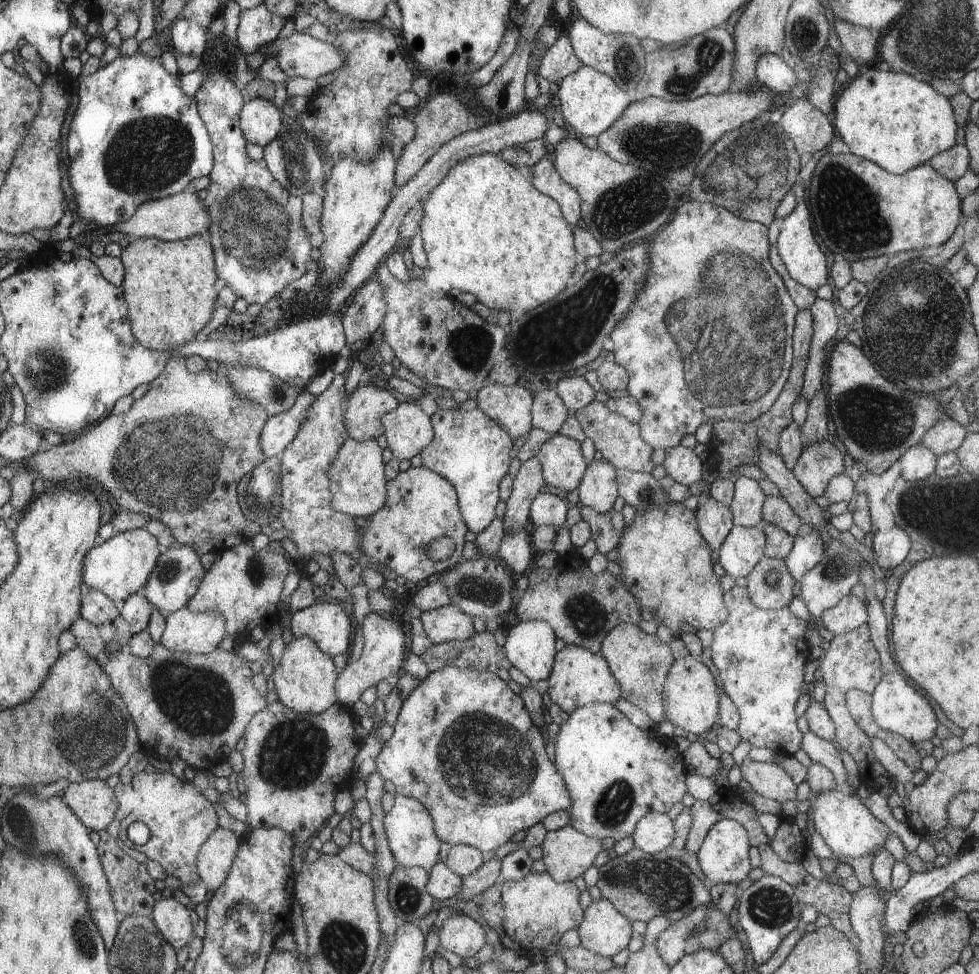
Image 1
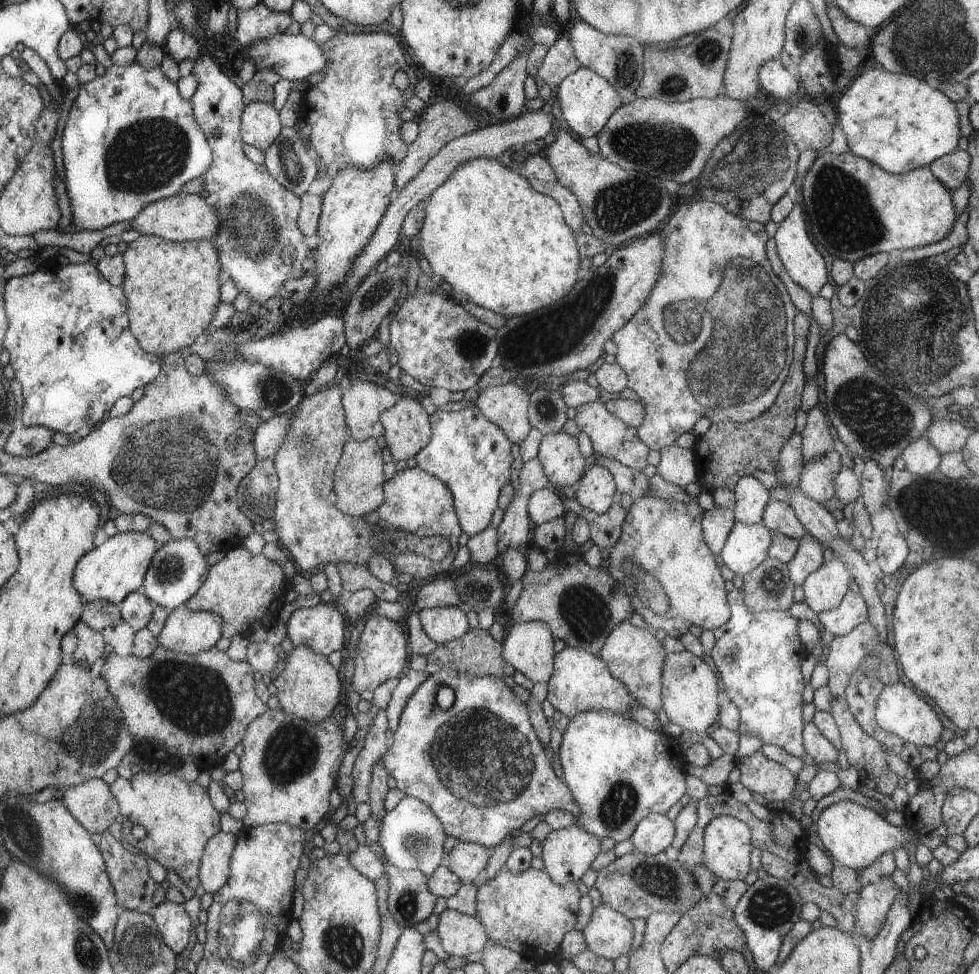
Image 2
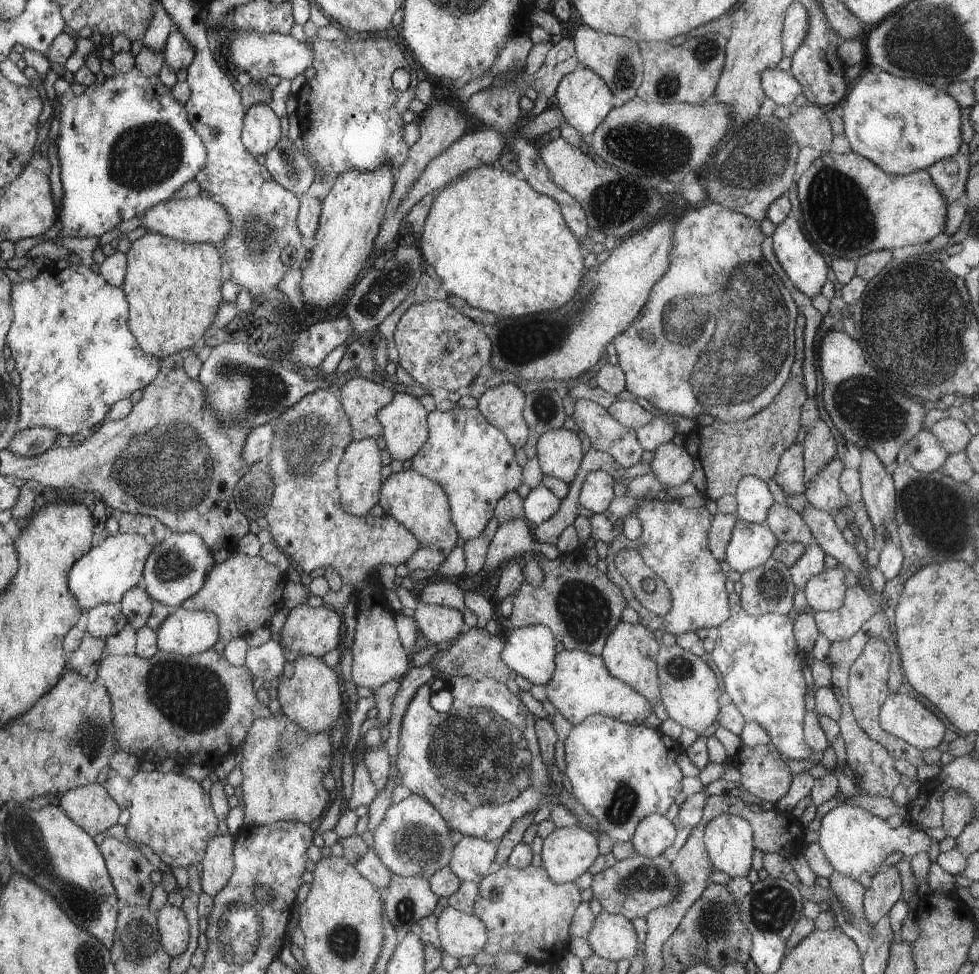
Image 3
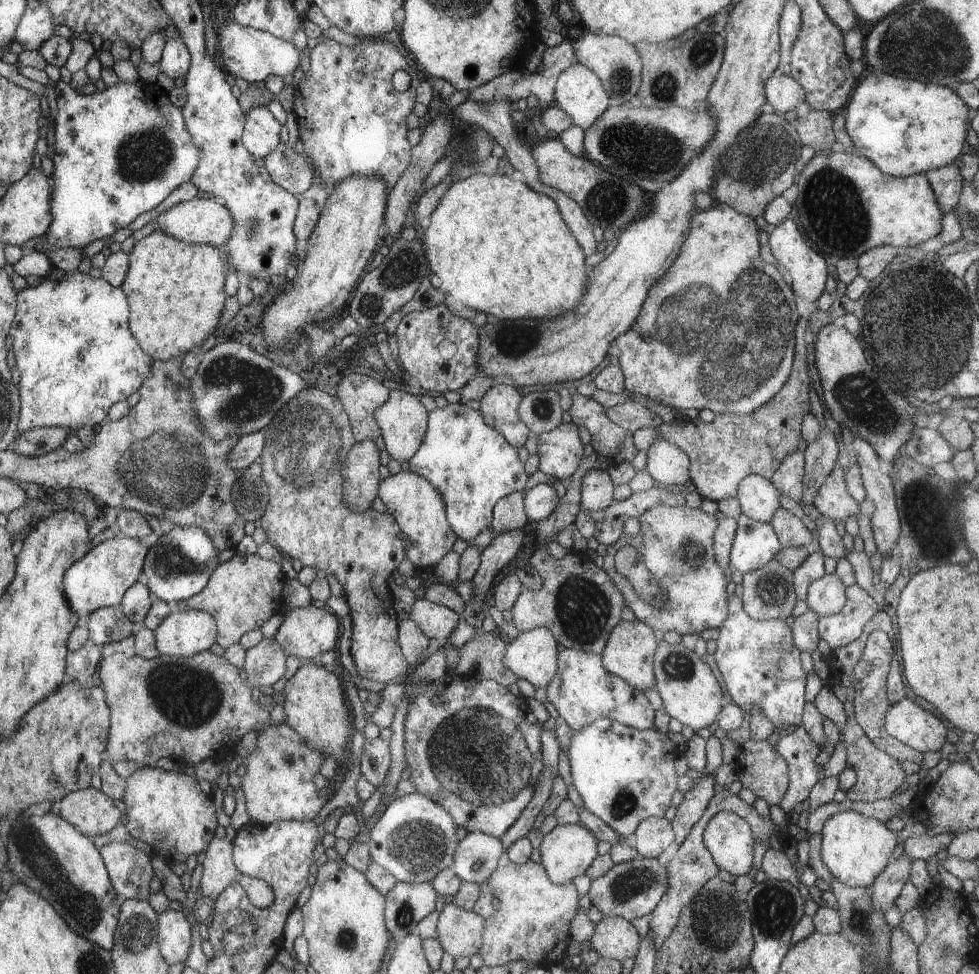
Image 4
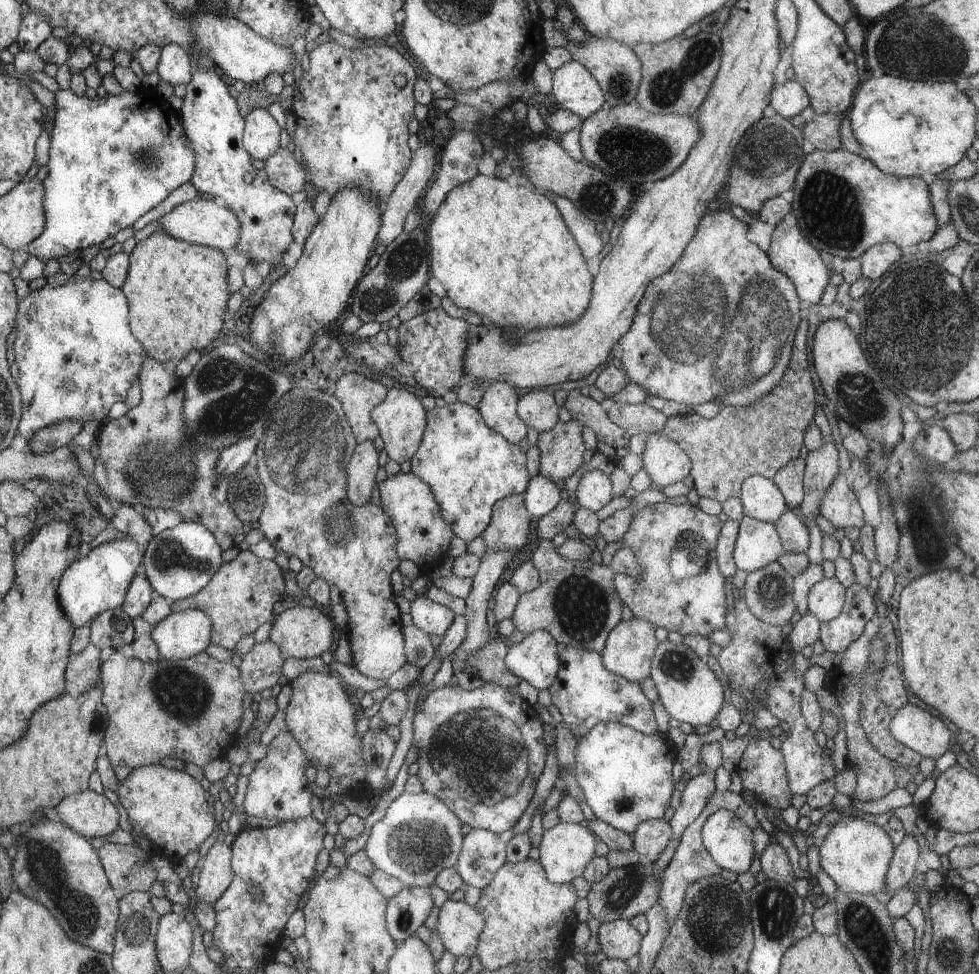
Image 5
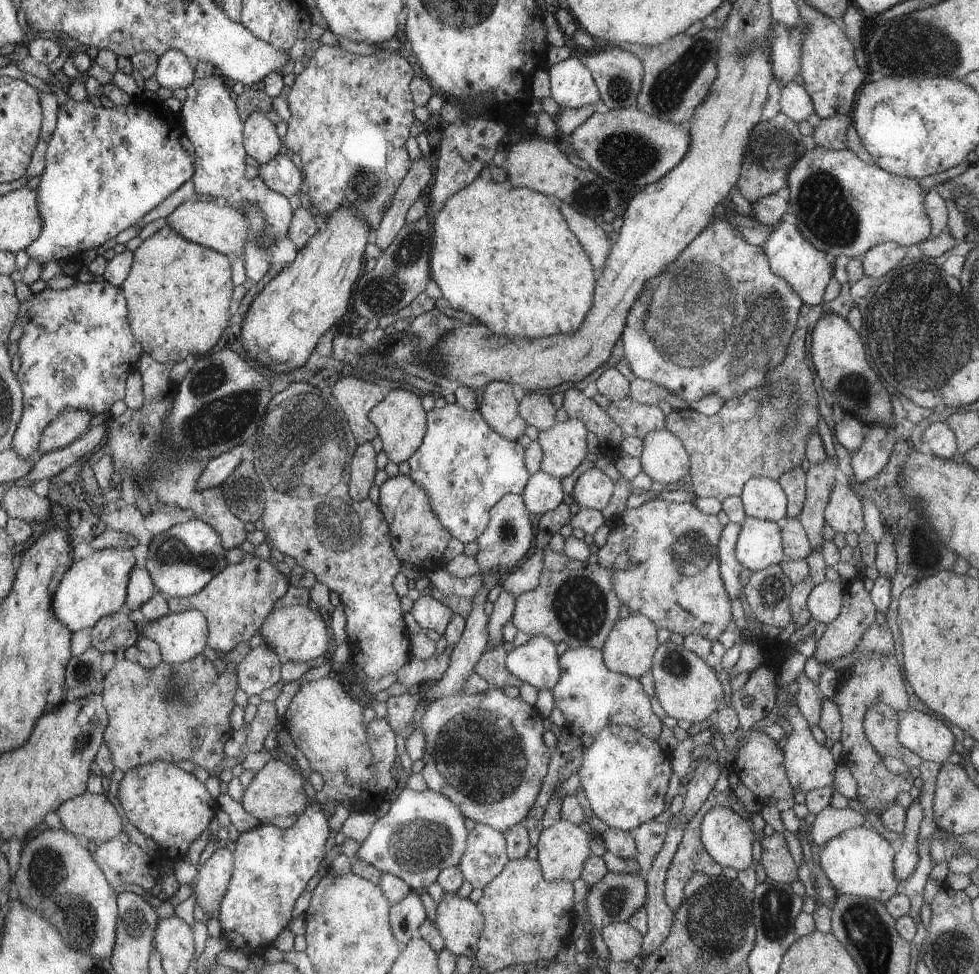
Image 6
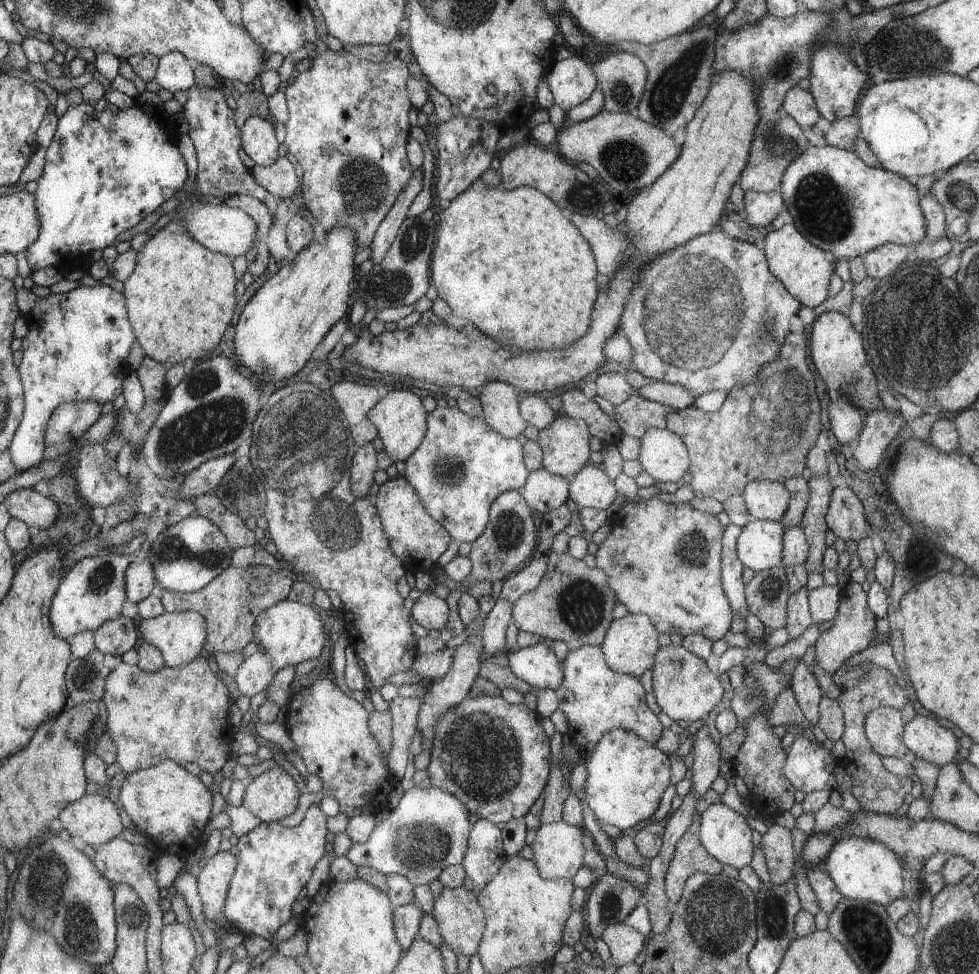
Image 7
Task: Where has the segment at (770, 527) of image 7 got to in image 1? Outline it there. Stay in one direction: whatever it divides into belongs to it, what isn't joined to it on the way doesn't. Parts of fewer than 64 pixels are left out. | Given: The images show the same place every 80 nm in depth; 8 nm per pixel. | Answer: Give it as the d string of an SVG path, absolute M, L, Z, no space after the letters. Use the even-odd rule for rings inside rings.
M733 526L719 549L719 562L734 580L753 572L768 547L766 530L762 527Z

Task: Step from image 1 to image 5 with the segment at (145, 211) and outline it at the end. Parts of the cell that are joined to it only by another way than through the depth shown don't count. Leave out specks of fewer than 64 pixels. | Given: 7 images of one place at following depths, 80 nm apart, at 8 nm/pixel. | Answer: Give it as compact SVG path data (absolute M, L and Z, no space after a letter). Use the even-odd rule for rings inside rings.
M197 197L194 200L182 203L164 216L157 220L162 224L162 230L173 235L174 238L185 240L195 245L212 247L222 252L235 248L239 244L241 234L241 222L238 214L224 205L218 206L214 201L202 200Z

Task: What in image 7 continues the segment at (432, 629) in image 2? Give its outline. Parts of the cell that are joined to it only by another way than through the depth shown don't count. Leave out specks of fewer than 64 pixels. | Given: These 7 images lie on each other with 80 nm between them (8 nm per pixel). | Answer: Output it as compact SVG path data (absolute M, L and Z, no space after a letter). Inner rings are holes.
M431 589L428 592L423 592L414 601L411 614L420 626L424 626L428 630L438 628L441 631L448 622L448 605L442 598L434 596Z

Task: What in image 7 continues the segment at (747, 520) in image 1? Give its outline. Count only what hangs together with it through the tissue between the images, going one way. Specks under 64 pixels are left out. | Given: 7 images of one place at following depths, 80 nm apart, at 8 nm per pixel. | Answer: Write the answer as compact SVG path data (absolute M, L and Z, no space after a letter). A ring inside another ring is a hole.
M778 481L749 482L741 496L745 500L748 512L756 520L761 521L779 521L788 512L792 502L785 483Z

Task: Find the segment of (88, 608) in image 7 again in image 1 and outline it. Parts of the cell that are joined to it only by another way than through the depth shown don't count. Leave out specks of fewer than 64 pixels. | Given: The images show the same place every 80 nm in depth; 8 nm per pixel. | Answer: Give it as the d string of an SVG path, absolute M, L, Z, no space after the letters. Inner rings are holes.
M132 529L114 536L86 553L83 585L102 591L108 598L125 600L131 594L141 592L160 558L158 540L144 529Z

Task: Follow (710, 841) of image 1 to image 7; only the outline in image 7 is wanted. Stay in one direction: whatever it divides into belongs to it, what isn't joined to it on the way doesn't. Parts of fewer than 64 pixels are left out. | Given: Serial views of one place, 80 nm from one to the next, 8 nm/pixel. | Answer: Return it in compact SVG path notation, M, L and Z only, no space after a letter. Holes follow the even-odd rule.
M726 804L710 805L701 814L700 841L715 859L741 869L750 864L754 844L752 828L744 816Z

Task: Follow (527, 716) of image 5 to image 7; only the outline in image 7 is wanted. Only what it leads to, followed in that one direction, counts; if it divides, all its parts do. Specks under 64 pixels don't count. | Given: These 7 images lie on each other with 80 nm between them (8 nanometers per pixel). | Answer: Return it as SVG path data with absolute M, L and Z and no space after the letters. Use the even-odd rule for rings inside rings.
M502 696L466 697L458 706L439 717L434 730L431 761L426 768L432 786L456 795L479 818L503 826L509 820L524 817L542 798L550 768L548 756L551 750L548 748L548 737L544 736L537 711L530 710L522 703L508 703Z

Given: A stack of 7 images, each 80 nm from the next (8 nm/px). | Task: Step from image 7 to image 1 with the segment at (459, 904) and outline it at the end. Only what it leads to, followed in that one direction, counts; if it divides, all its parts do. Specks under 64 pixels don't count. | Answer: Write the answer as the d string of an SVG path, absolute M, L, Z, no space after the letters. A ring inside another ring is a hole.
M451 915L439 929L442 948L460 958L473 957L486 944L486 930L469 915Z

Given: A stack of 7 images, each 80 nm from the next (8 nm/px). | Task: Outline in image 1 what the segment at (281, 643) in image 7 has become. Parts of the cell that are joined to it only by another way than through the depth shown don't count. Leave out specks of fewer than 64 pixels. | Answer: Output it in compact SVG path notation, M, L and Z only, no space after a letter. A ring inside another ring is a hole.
M329 598L318 599L312 606L289 616L294 638L310 637L326 654L343 654L350 647L350 616Z

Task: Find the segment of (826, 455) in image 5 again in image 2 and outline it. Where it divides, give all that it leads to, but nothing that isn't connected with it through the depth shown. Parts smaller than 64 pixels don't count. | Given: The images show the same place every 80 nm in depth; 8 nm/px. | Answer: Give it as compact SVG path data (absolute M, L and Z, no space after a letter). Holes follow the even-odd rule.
M818 405L807 414L807 423L801 432L801 439L805 464L834 450L834 438L830 434L828 419Z

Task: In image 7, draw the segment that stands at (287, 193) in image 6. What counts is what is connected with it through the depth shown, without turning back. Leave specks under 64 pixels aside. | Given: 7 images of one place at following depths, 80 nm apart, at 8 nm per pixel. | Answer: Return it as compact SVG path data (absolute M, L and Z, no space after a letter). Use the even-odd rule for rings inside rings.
M286 157L278 158L272 166L254 165L251 169L259 184L270 194L287 202L295 196L301 183L299 170Z

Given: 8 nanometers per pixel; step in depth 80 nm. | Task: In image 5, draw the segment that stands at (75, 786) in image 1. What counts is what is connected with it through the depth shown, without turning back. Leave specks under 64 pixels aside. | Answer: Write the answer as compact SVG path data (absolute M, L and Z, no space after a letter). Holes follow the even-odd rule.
M93 790L66 797L55 806L62 824L86 838L110 837L118 830L118 810L107 796Z

